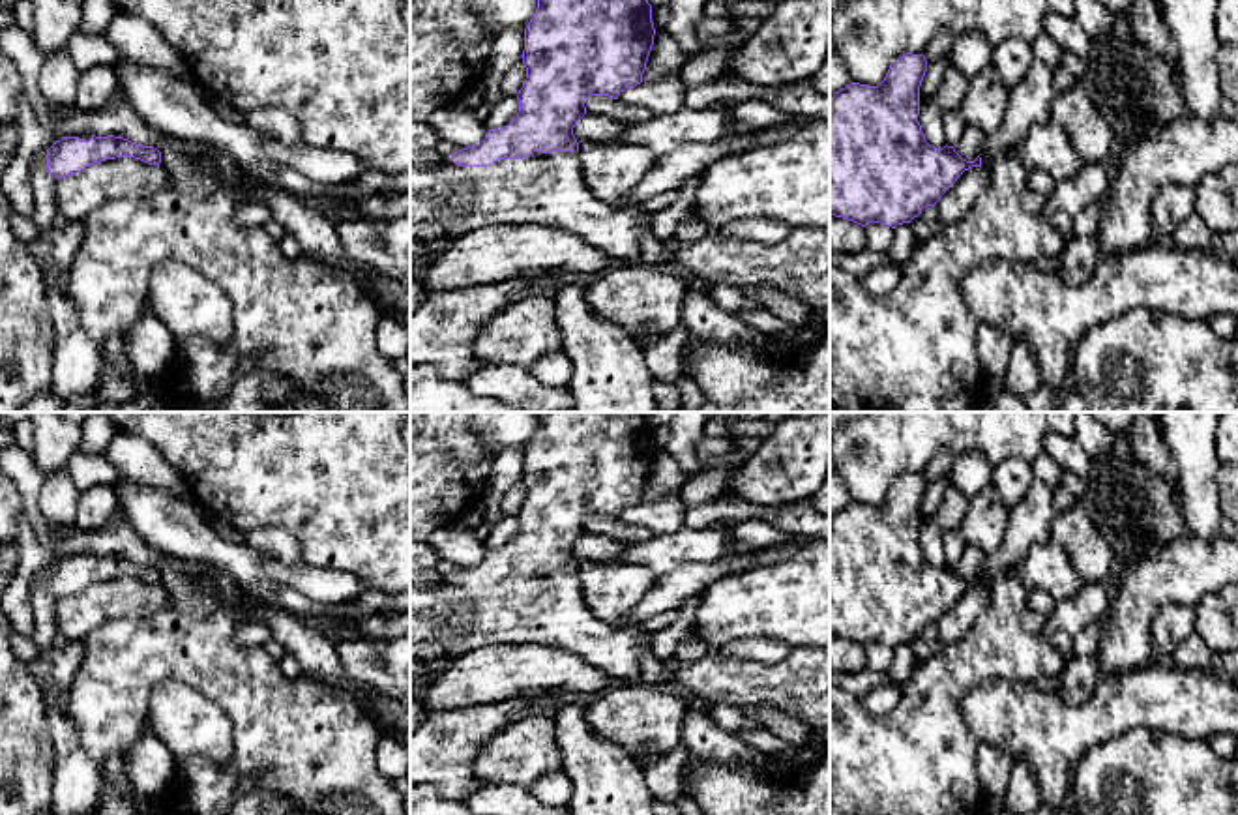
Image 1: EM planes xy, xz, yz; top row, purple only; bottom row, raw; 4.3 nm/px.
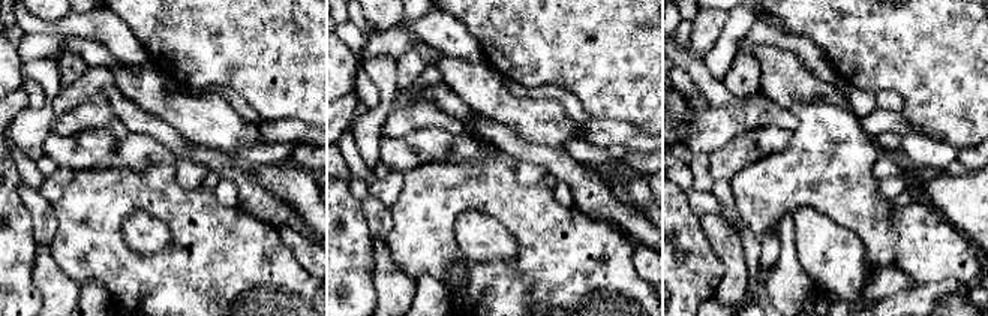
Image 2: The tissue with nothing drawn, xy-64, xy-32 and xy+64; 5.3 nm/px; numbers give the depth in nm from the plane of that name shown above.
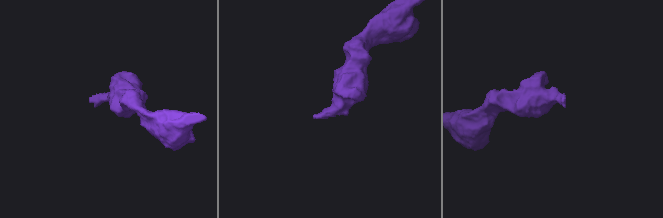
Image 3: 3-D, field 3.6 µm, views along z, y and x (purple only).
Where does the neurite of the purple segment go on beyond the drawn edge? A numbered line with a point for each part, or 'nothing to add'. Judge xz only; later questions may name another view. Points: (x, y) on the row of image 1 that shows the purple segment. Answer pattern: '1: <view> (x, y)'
1: xz (446, 201)

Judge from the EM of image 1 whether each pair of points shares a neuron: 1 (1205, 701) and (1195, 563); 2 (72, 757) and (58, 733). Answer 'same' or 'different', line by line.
1: different
2: same

